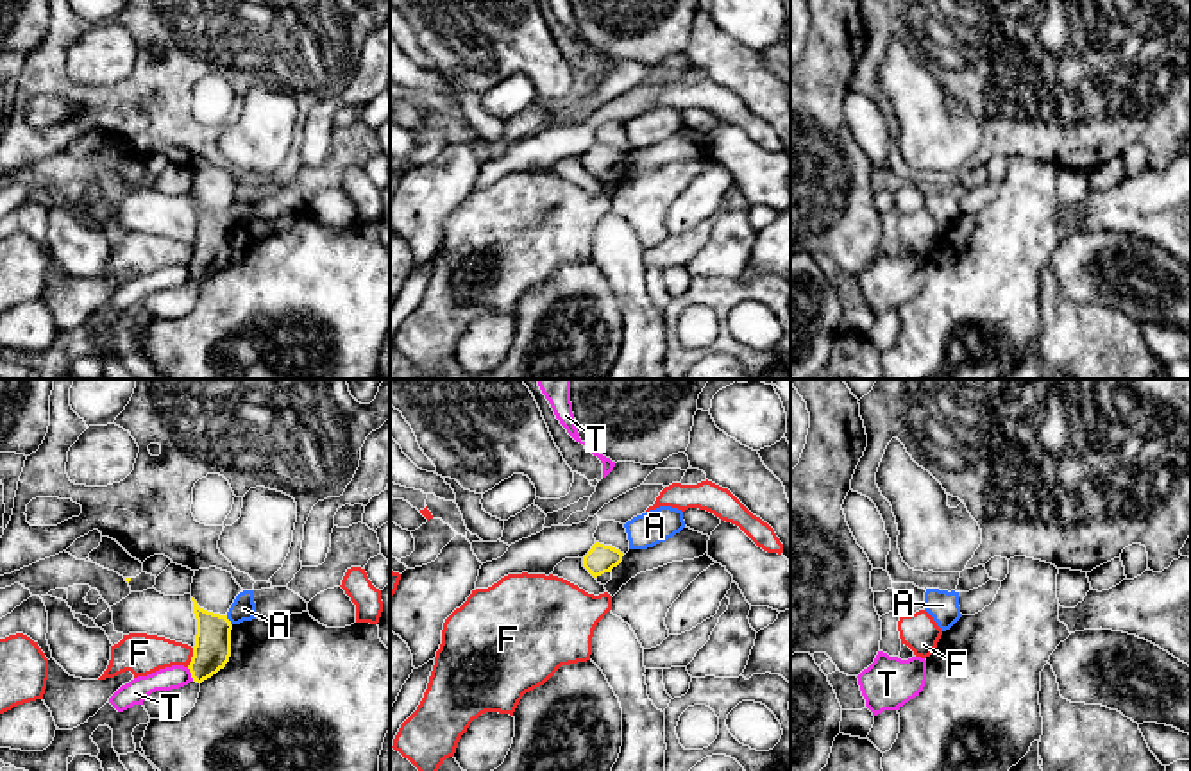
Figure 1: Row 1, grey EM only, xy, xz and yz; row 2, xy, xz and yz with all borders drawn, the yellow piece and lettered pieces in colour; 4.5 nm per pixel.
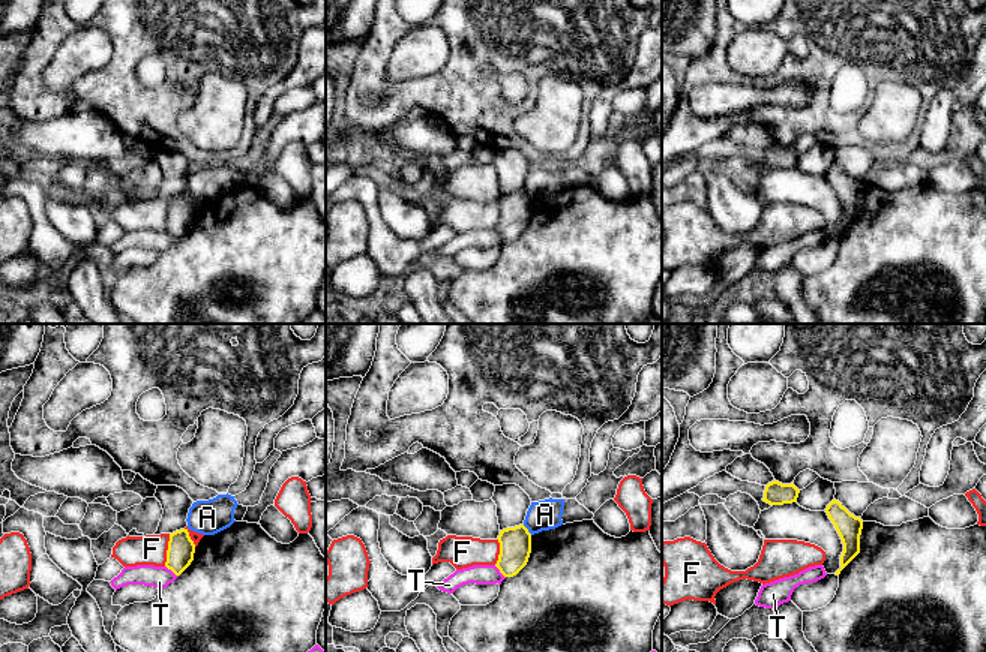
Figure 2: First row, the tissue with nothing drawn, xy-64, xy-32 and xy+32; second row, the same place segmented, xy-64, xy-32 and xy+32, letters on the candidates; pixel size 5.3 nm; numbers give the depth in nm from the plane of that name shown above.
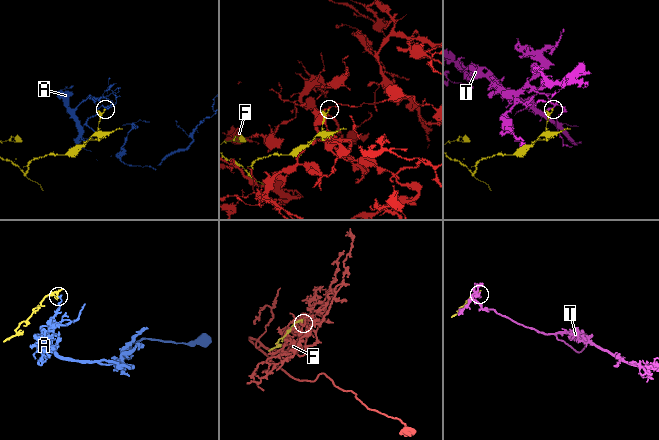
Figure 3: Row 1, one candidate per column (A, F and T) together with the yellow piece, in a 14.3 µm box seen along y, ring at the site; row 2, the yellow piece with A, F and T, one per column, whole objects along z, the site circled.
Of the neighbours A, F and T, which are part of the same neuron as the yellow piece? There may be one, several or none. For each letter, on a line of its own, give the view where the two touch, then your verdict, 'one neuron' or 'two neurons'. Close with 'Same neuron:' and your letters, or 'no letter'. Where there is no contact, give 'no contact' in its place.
A: contact in xy; two neurons
F: contact in xy; two neurons
T: contact in xy; two neurons
Same neuron: no letter

